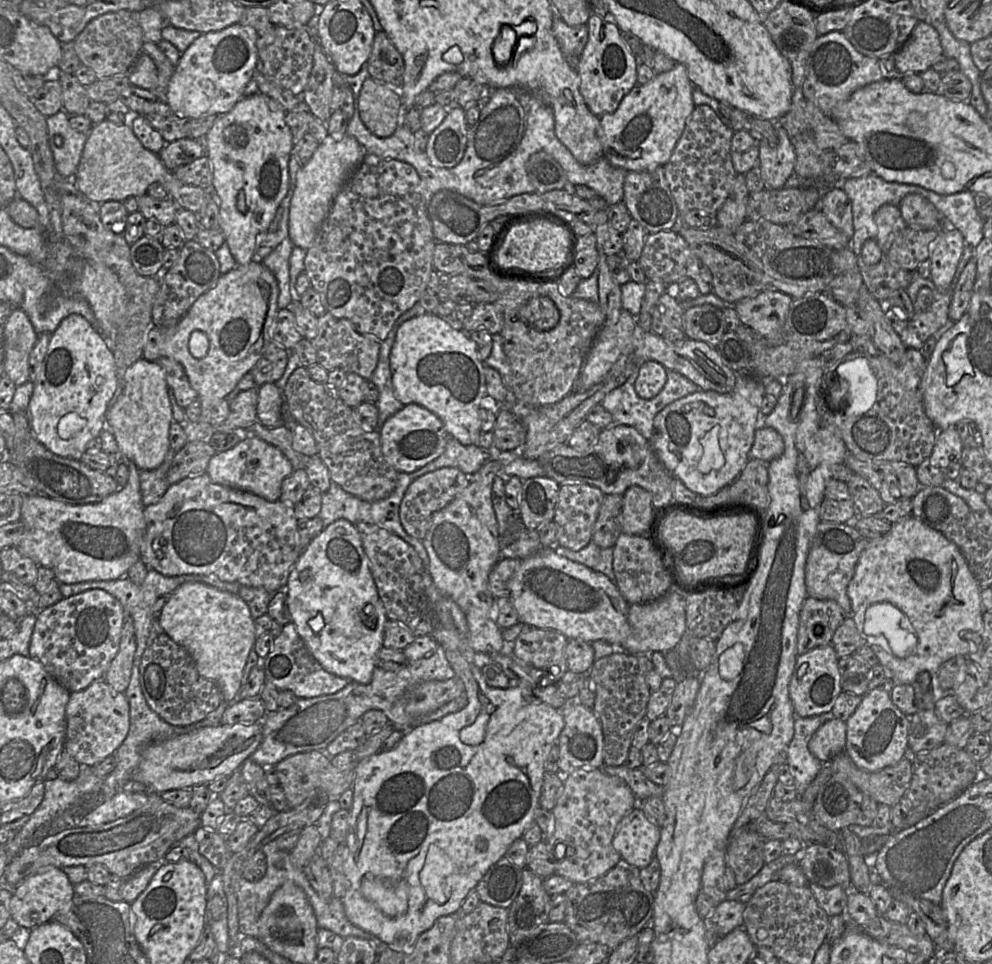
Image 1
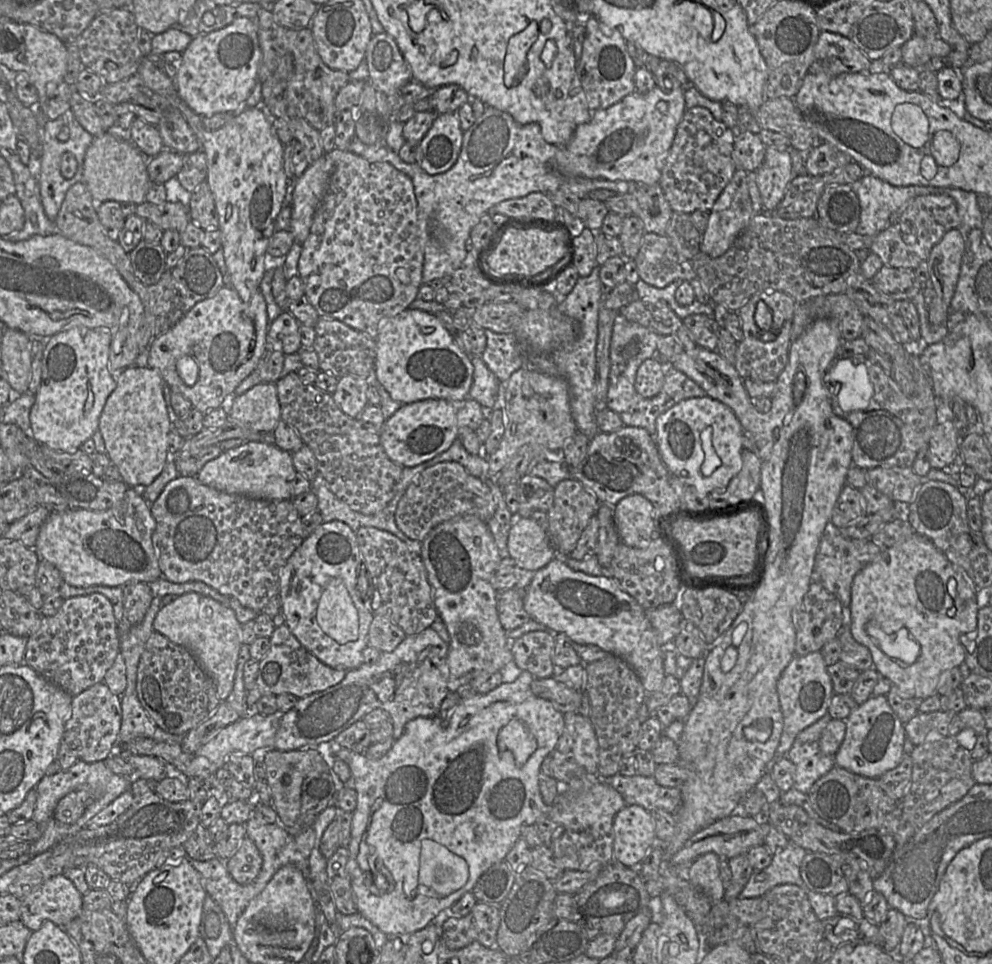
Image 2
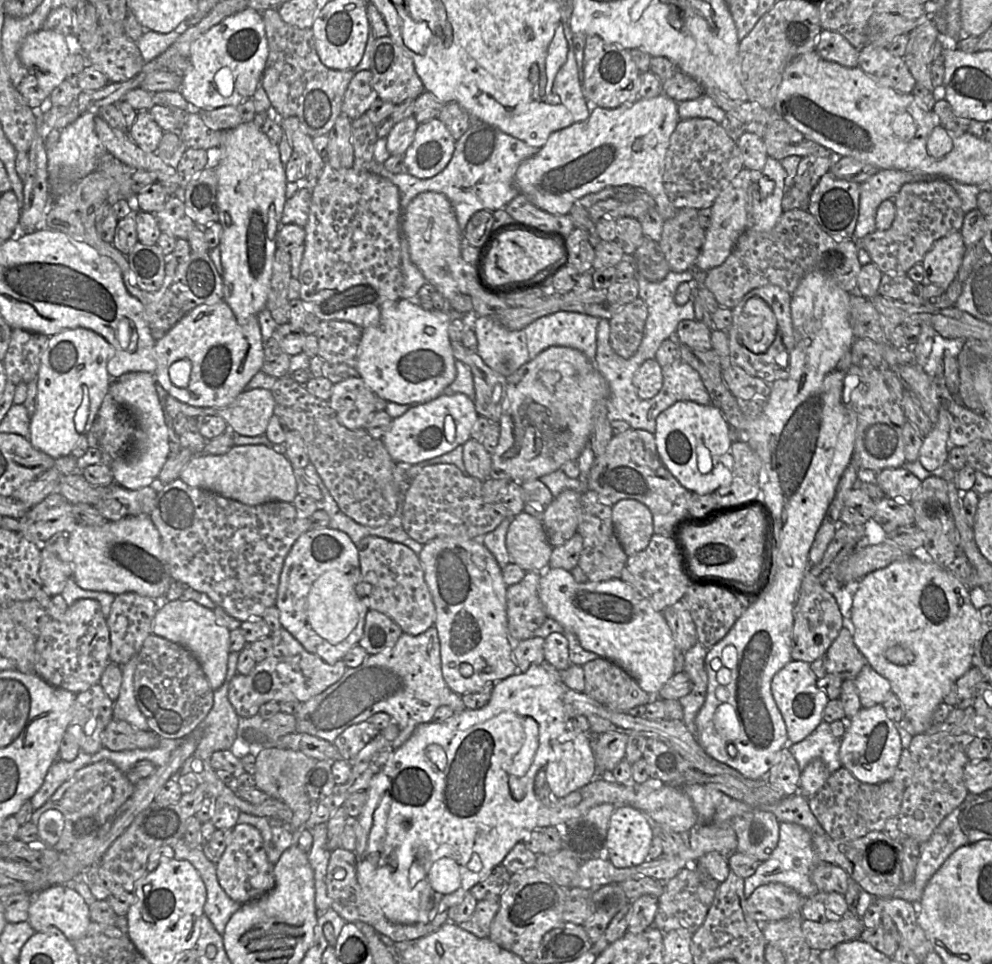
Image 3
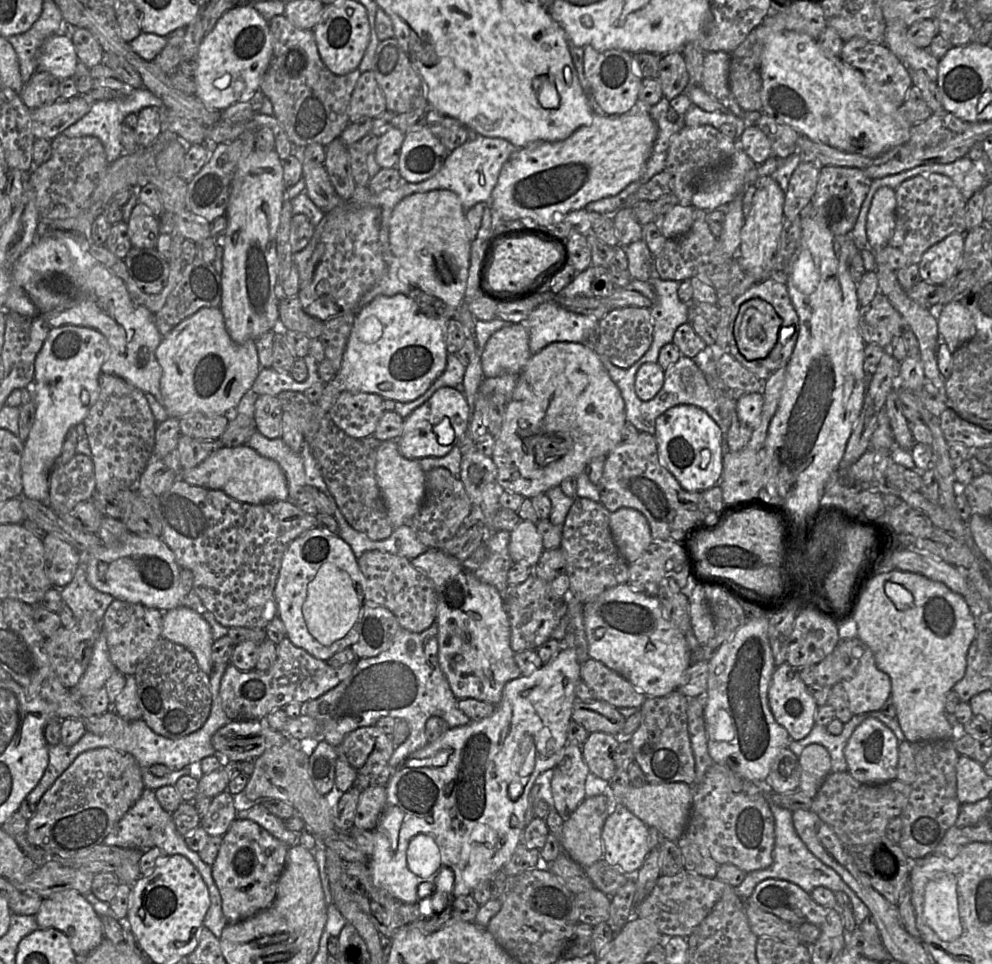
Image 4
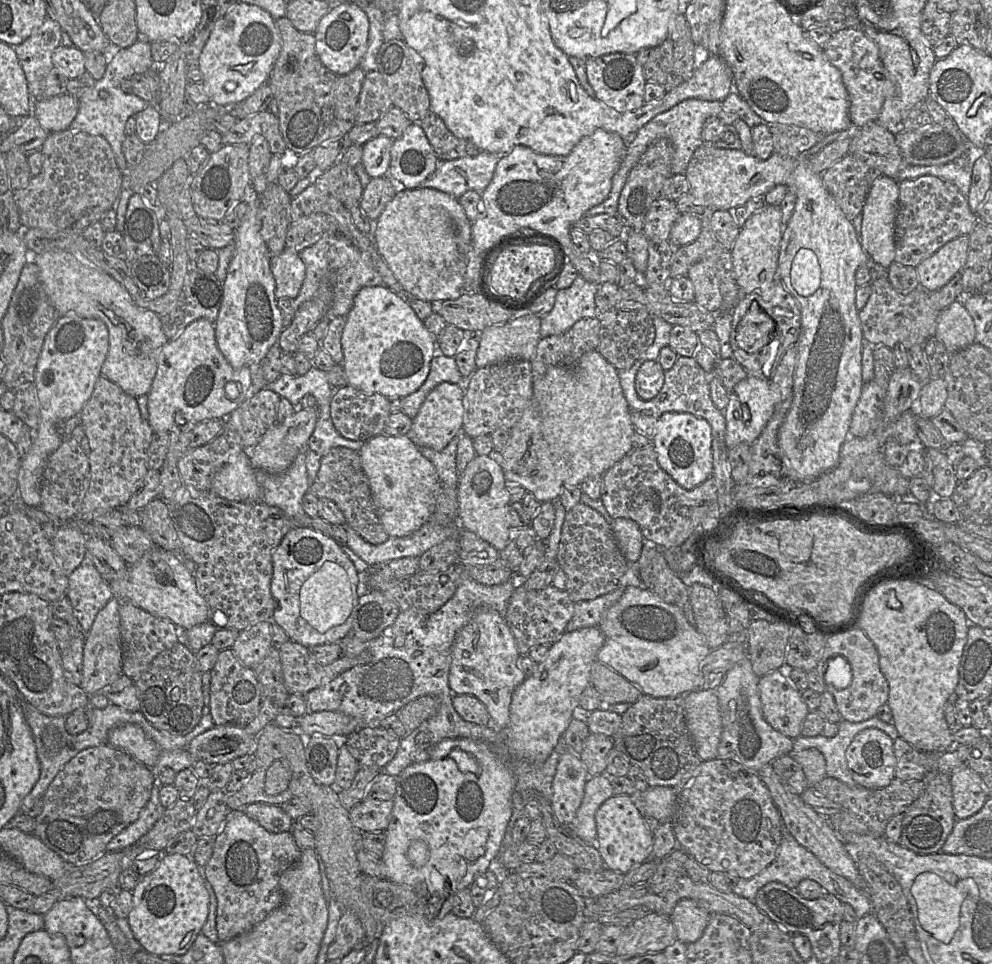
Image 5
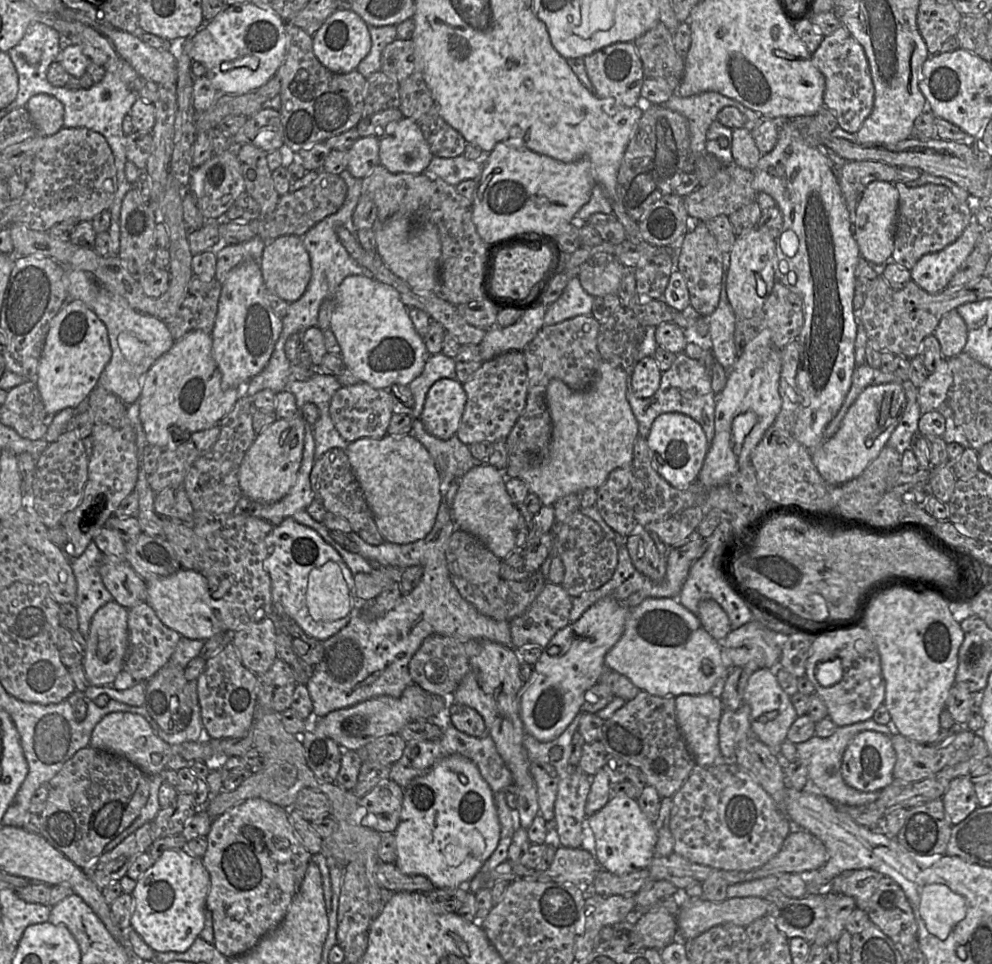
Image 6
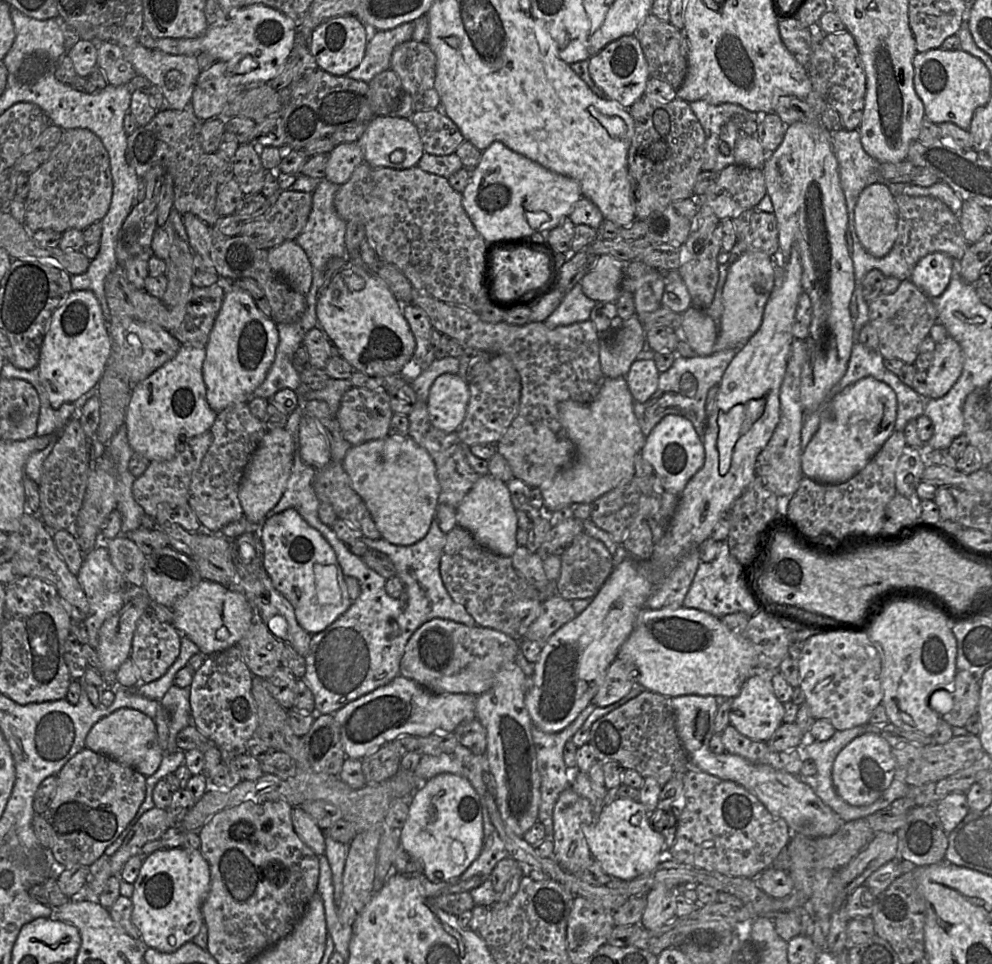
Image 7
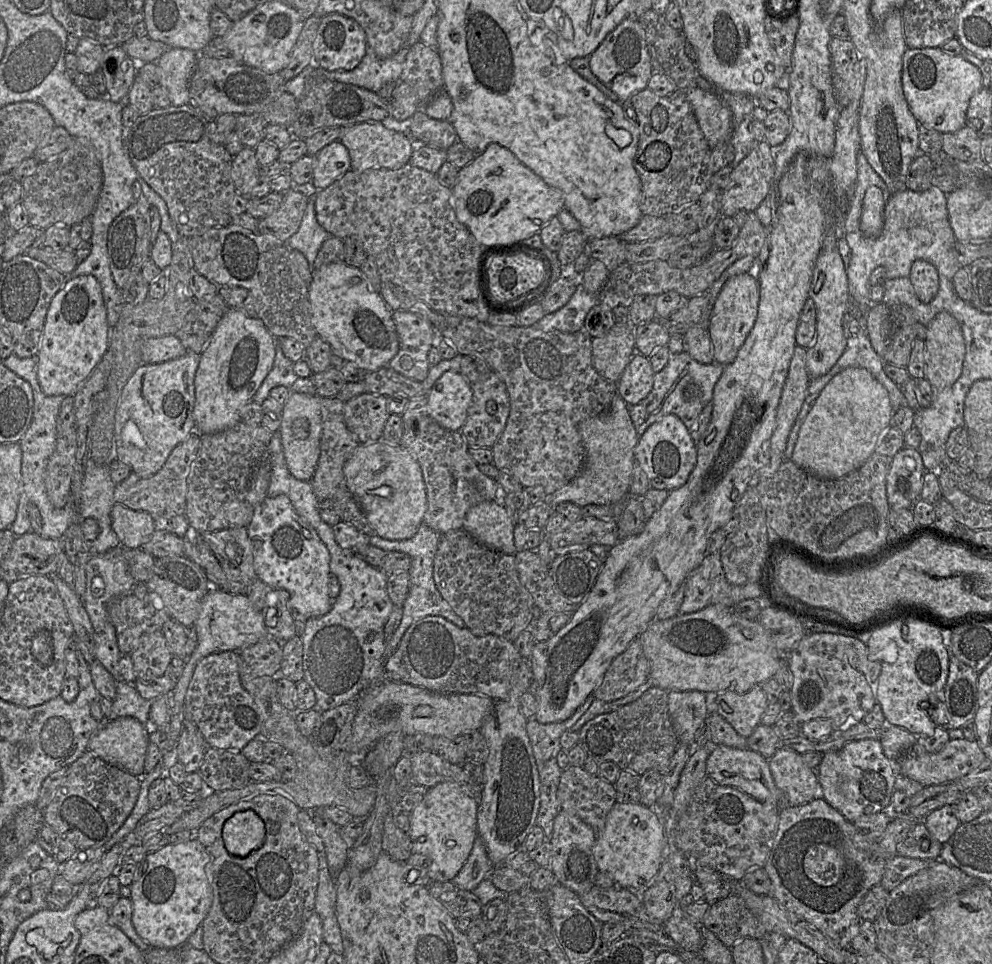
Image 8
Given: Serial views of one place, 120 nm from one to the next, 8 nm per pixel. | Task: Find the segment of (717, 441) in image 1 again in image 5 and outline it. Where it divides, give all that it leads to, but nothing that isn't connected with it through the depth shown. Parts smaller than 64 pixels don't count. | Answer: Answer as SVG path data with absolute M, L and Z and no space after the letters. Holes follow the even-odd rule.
M666 412L656 424L653 444L660 467L686 490L713 474L712 428L707 420L687 412Z

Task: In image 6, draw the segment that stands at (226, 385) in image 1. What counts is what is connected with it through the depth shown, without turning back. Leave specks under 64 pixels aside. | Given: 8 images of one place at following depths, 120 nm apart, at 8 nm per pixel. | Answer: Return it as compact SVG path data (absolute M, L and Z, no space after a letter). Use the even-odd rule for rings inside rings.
M193 330L161 355L150 367L142 382L138 399L139 418L148 444L162 449L175 448L183 440L178 431L189 433L210 428L219 423L244 395L243 387L222 390L221 372L212 356L211 334Z

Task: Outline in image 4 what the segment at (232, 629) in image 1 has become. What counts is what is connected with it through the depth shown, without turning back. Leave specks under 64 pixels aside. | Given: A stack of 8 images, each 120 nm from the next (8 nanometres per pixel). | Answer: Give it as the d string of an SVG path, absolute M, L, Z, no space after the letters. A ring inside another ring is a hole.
M187 607L163 611L161 638L185 647L194 655L200 669L211 674L214 640L209 623L198 612Z

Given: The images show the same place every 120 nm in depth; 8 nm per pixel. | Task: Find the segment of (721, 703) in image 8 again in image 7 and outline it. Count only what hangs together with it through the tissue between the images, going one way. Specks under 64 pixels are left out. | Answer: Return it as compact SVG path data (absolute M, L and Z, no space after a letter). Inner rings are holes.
M757 672L748 677L740 693L731 699L731 703L730 724L751 740L767 742L784 722L783 704L777 699L766 673Z

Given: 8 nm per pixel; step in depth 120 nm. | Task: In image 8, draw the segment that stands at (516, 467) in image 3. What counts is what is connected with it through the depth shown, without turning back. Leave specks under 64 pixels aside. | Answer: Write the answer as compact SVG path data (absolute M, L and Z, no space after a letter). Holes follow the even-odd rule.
M617 393L605 412L579 423L578 430L585 448L584 466L568 484L552 494L546 494L545 502L553 508L564 501L573 502L580 507L588 504L607 505L616 503L629 494L635 462L634 448L639 436L629 415L628 406Z

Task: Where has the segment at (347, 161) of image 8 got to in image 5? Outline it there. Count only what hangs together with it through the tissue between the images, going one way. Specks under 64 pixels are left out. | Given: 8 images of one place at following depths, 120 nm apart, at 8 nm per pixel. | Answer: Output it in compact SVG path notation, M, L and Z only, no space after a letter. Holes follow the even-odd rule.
M378 135L363 144L361 164L371 178L387 175L393 142L392 138Z

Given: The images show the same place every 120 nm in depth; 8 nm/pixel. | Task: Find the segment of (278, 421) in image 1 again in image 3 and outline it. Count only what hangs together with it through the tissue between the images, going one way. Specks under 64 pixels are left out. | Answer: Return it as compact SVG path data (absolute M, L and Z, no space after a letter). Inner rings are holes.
M255 388L242 391L224 407L194 407L168 395L165 410L172 418L179 413L195 418L201 415L216 415L225 420L235 435L254 437L265 433L274 414L274 398L271 390Z

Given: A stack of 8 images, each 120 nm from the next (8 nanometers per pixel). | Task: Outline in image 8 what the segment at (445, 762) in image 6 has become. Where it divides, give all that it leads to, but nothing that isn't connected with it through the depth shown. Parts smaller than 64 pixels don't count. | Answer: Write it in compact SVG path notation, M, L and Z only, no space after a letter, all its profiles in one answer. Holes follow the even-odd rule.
M447 781L428 788L422 800L410 812L410 827L407 834L411 841L411 851L428 858L427 875L431 881L452 881L465 864L478 836L477 811L478 800L459 784Z

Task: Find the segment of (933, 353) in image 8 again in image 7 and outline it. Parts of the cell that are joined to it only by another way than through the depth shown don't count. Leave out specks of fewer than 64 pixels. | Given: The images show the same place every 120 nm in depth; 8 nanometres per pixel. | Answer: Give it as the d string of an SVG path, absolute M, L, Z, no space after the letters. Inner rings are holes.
M948 336L936 344L933 362L926 371L928 399L946 395L961 375L962 368L963 353L953 337Z

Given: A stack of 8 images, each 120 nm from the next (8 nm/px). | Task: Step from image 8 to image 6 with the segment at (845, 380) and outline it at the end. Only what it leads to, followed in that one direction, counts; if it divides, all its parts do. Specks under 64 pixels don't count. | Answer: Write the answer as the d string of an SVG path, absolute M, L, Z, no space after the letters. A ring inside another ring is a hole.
M900 383L866 387L845 414L838 431L812 449L812 461L829 485L842 485L857 478L887 446L887 441L903 416L907 404Z

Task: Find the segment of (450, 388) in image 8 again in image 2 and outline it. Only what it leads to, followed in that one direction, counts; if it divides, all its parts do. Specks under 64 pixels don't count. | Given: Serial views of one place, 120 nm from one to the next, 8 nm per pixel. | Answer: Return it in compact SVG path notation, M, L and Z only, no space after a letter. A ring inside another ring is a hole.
M469 397L463 400L427 399L402 404L391 417L385 420L379 437L381 445L390 460L403 468L415 467L446 451L459 438L459 428L469 427L476 431L484 418L482 406Z

